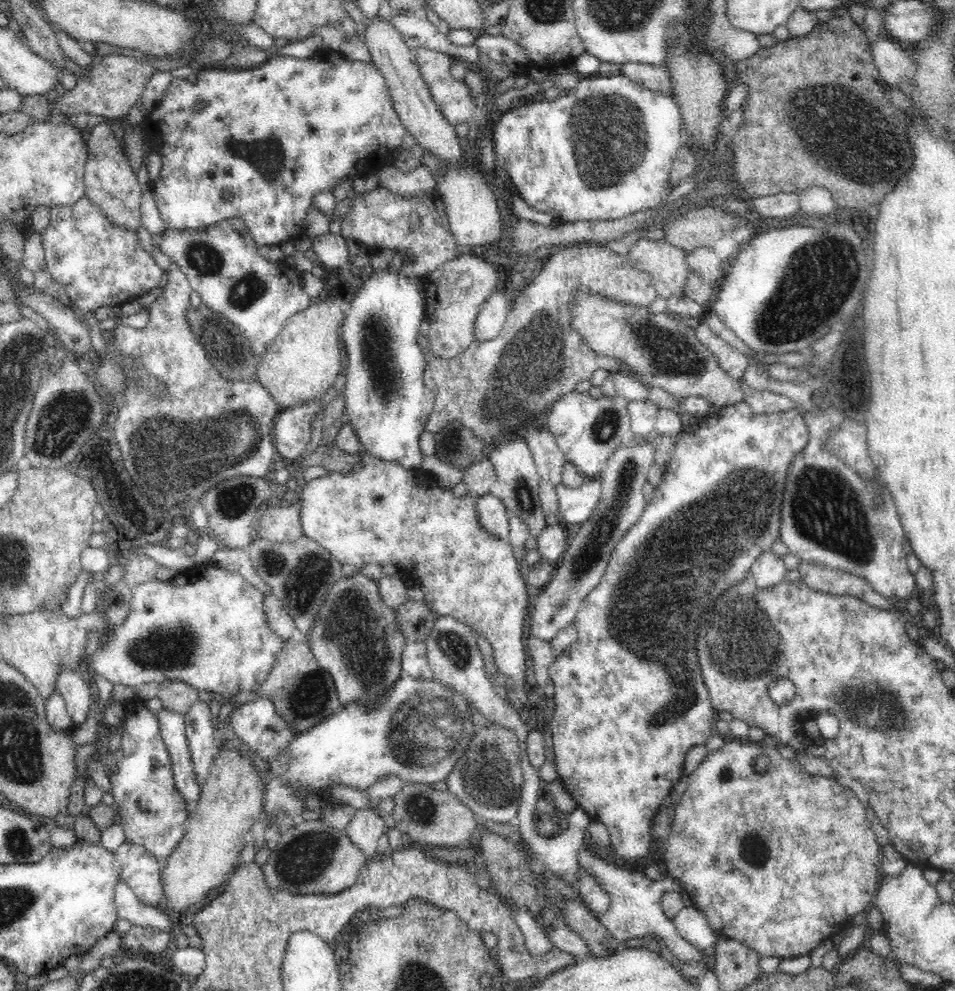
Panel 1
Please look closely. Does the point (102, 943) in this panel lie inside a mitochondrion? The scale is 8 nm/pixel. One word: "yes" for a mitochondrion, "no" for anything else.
no

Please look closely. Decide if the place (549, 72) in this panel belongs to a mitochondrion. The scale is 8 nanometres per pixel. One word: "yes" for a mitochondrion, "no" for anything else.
no

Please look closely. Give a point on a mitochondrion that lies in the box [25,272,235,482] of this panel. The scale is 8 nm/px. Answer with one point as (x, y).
(67, 415)

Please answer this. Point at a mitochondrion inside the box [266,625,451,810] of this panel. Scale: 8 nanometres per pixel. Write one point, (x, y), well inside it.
(307, 693)

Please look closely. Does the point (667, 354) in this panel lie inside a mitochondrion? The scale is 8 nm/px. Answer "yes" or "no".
yes

